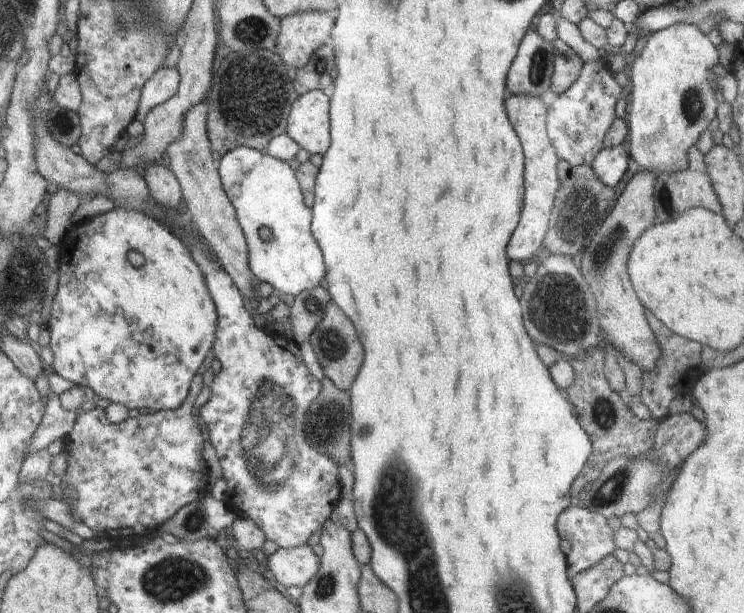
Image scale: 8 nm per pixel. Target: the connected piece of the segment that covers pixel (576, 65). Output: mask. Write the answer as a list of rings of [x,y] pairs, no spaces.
[[[557,38],[553,41],[552,47],[554,51],[554,70],[551,76],[551,89],[554,94],[561,95],[576,82],[583,61],[572,50],[572,47],[568,46],[566,41],[562,41],[562,39]]]

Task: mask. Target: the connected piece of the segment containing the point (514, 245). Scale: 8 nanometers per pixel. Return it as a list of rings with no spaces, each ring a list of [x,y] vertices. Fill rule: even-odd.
[[[516,94],[508,96],[506,102],[506,114],[520,138],[522,150],[524,150],[524,206],[520,222],[508,242],[508,258],[516,262],[534,259],[534,254],[544,246],[545,236],[550,228],[551,210],[555,198],[562,192],[563,185],[560,183],[558,174],[558,158],[546,130],[546,114],[548,106],[540,96],[530,94]]]

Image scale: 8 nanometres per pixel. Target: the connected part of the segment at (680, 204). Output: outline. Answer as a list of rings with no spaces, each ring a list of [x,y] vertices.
[[[696,145],[689,148],[689,165],[686,170],[671,172],[670,174],[658,173],[653,192],[653,204],[657,222],[668,222],[675,219],[682,212],[694,207],[702,207],[716,214],[722,212],[722,206],[708,176],[703,154]]]

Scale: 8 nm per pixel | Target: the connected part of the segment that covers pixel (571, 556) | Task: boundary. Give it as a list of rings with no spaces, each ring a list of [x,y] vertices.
[[[570,505],[558,517],[556,528],[561,539],[565,539],[571,544],[571,551],[567,554],[568,576],[571,579],[575,574],[589,569],[598,564],[609,554],[613,554],[616,549],[614,544],[615,531],[608,525],[607,518],[602,514],[588,510],[586,507]]]

